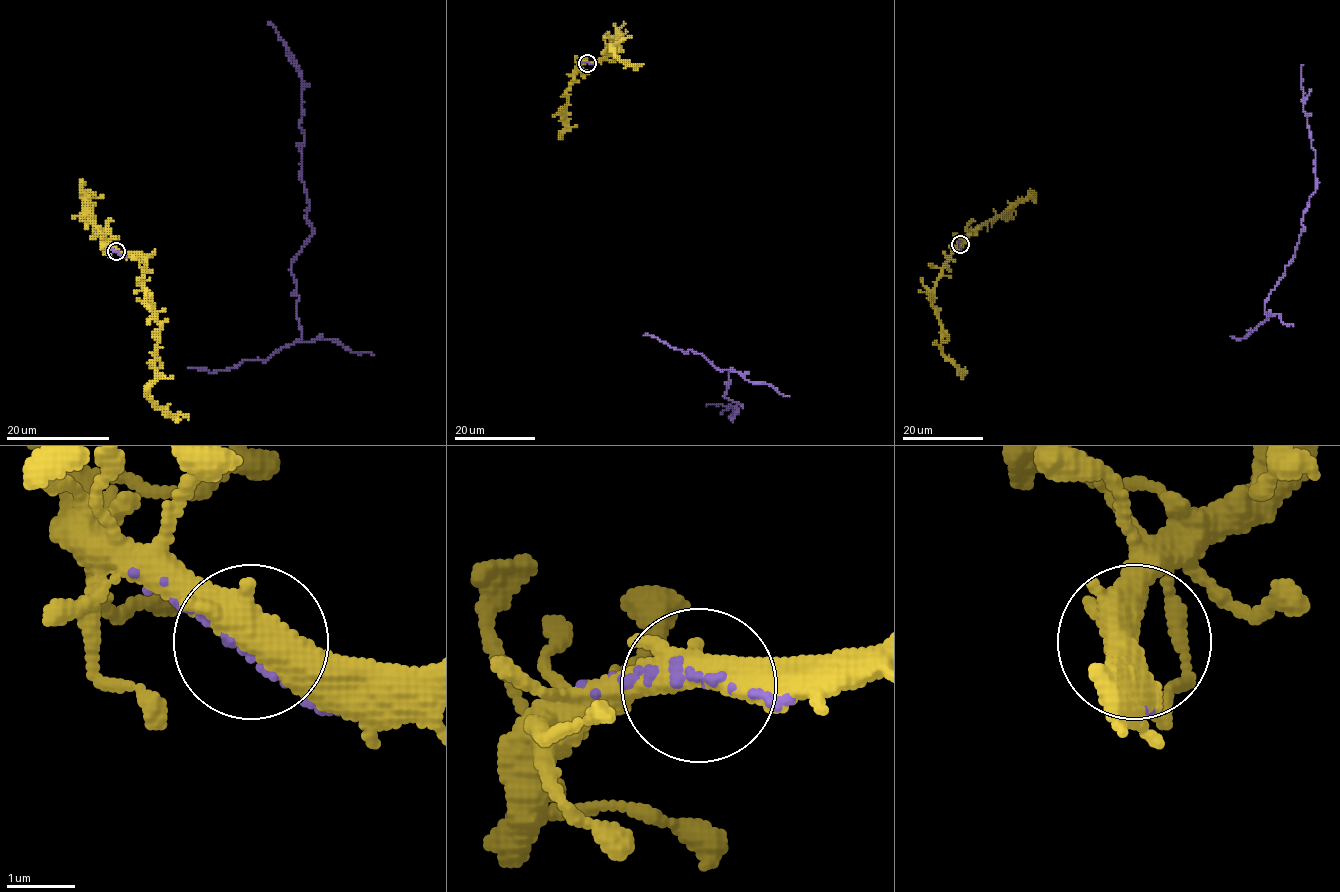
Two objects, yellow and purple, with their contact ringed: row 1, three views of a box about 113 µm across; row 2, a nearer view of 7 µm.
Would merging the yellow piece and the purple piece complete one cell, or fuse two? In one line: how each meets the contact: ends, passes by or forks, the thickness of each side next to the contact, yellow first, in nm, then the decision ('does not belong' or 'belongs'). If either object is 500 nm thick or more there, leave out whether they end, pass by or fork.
yellow forks there; purple passes by; 400 nm thick on the yellow side, 70 nm on the other; belongs

